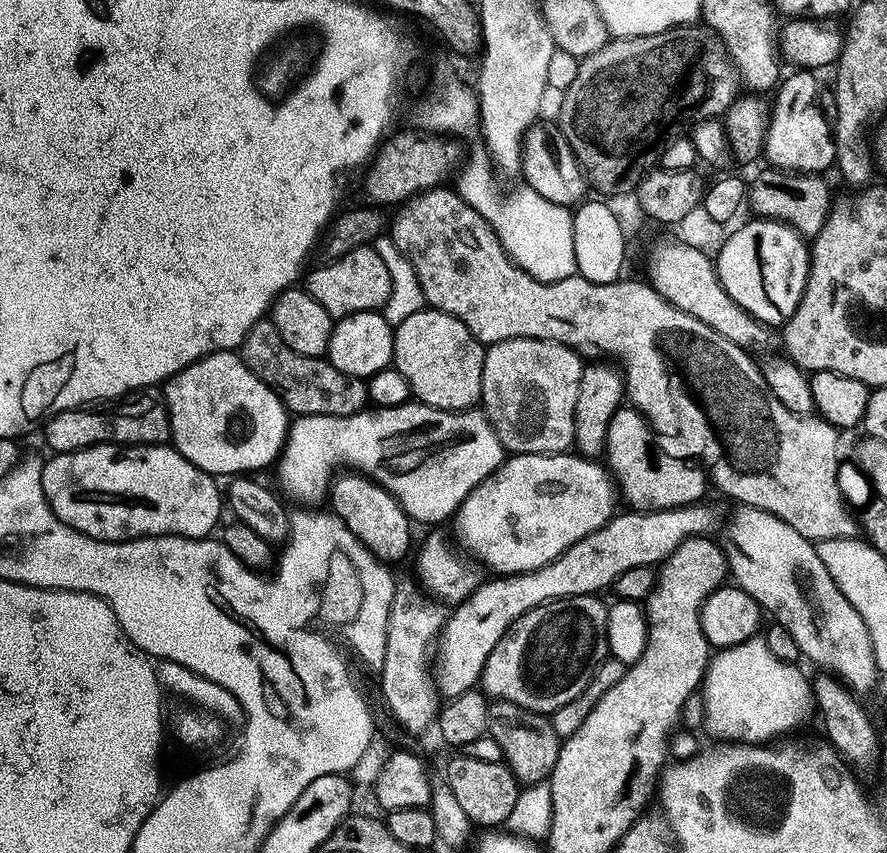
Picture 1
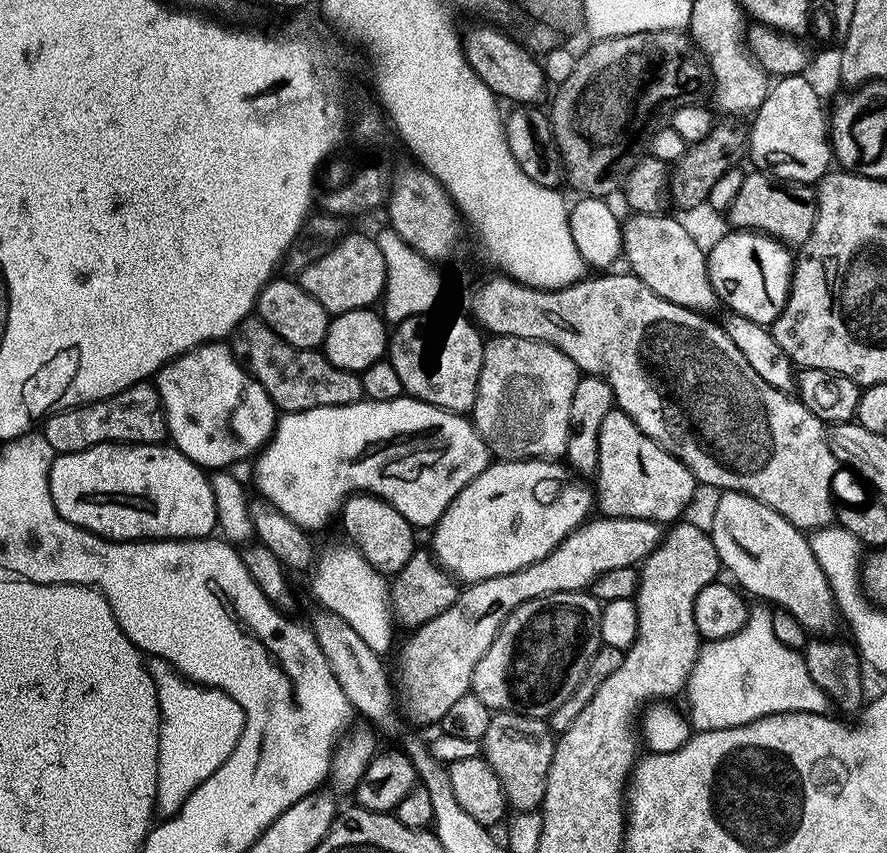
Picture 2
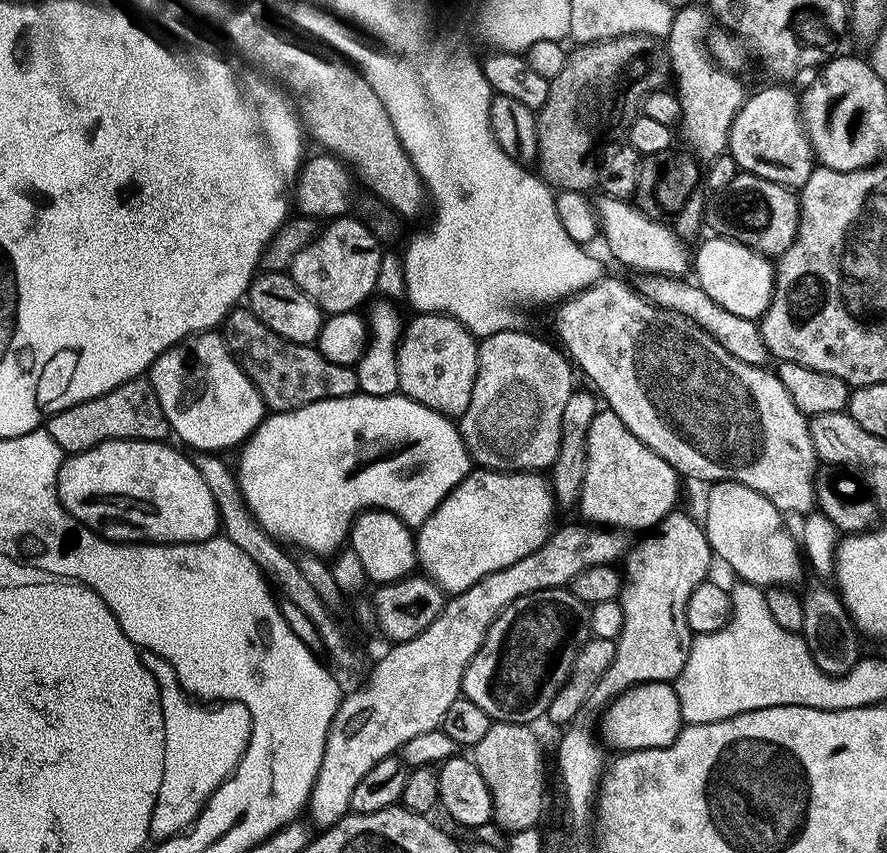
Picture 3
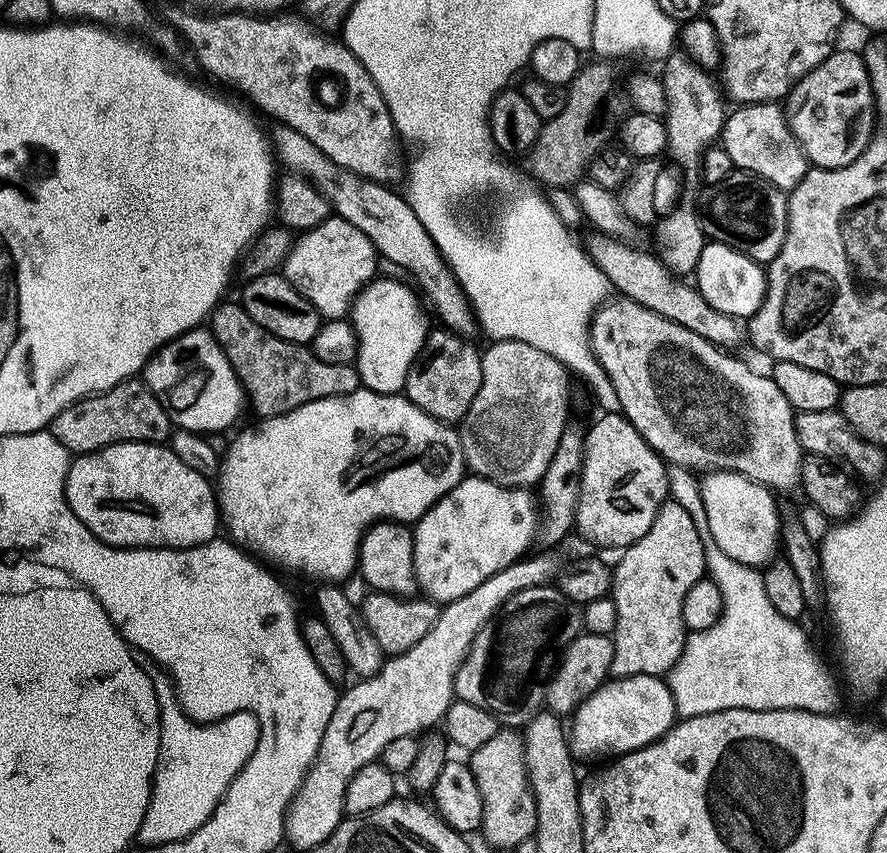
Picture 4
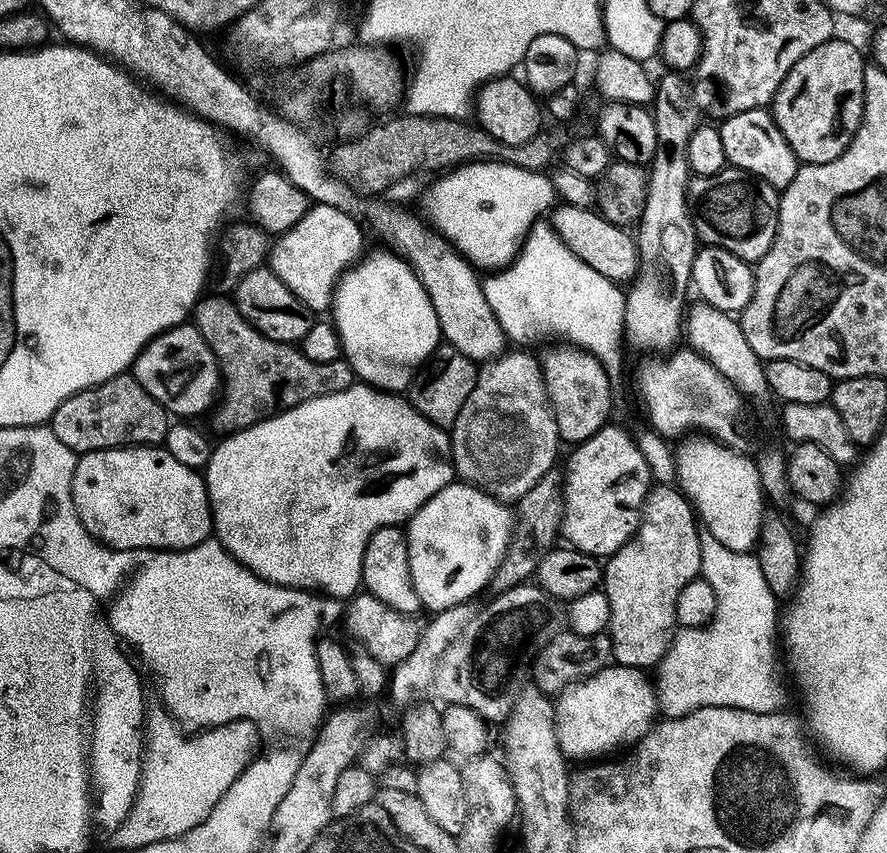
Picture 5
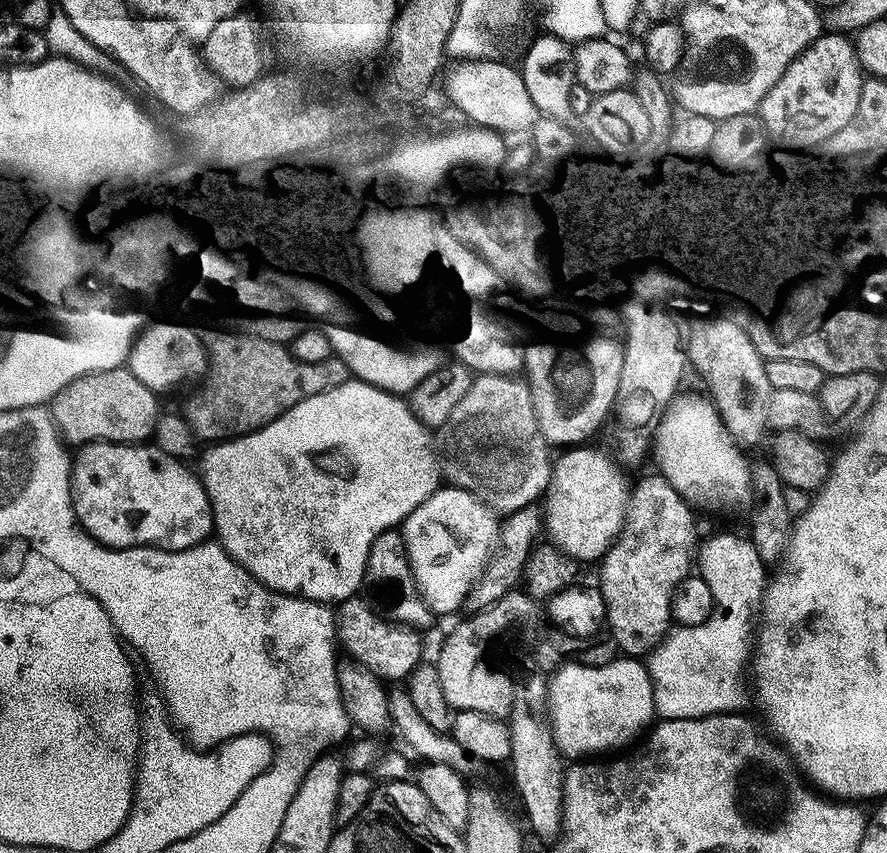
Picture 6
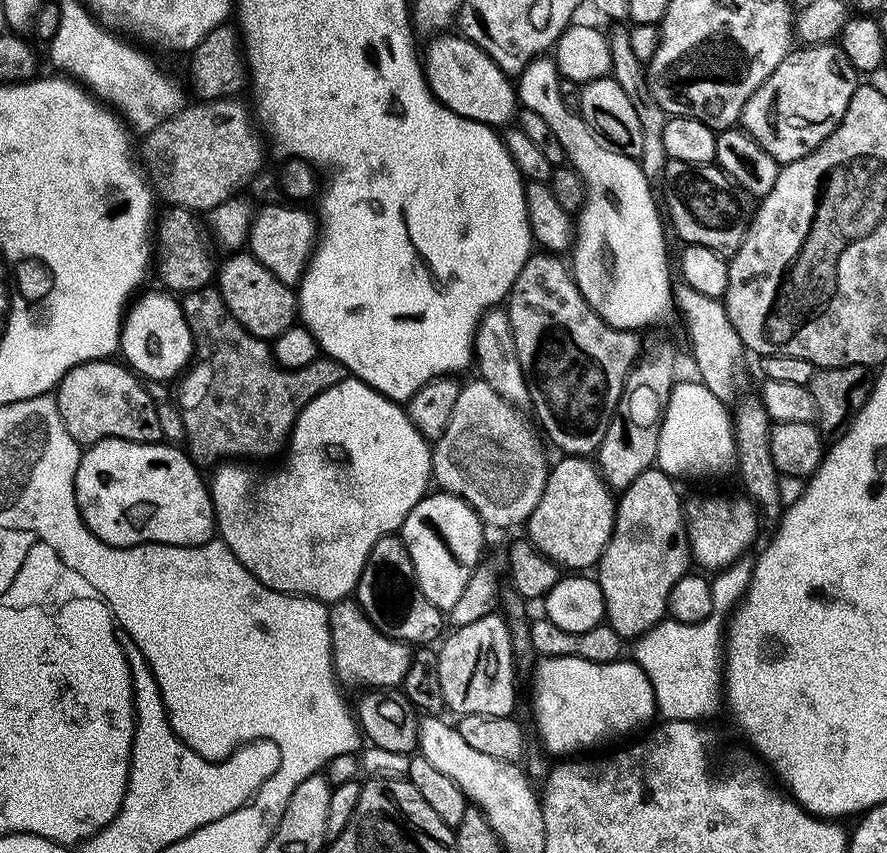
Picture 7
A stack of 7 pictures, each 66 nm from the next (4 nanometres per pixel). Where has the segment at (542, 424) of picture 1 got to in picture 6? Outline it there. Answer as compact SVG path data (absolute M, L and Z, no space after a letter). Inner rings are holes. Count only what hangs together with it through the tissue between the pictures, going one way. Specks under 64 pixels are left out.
M480 374L466 390L466 398L458 402L450 422L446 426L448 445L442 448L442 476L451 487L461 488L481 500L496 514L522 510L522 506L537 503L548 489L552 477L553 453L548 439L542 434L538 418L534 414L534 402L528 389L528 381L516 376Z

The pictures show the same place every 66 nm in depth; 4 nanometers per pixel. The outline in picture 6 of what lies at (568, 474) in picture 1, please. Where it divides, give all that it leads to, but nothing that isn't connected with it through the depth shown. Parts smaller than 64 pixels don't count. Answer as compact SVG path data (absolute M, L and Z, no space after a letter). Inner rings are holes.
M442 486L426 502L414 509L402 525L407 554L411 568L414 570L418 585L427 606L434 614L448 614L463 605L464 598L474 582L484 572L489 554L496 544L499 532L499 519L491 508L488 508L476 496L461 488Z

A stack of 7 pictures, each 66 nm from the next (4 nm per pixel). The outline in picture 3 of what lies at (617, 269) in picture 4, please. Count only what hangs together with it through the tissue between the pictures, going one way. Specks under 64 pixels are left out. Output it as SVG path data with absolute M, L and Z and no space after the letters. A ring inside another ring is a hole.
M645 275L637 283L637 291L645 300L651 301L656 307L669 309L674 313L680 313L688 320L695 322L699 328L706 330L714 339L724 346L730 354L739 358L748 365L765 365L769 361L768 347L761 336L759 325L751 318L738 316L722 308L714 302L701 287L695 283L679 277L665 275Z

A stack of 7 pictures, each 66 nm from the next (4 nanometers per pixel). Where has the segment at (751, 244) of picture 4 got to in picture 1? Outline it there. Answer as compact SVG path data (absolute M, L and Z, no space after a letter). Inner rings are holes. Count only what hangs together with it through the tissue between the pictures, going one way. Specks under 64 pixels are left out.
M767 170L757 178L746 192L746 201L757 217L779 220L788 224L803 238L815 238L826 226L828 214L834 207L832 192L825 177L820 174L797 174L779 170Z

